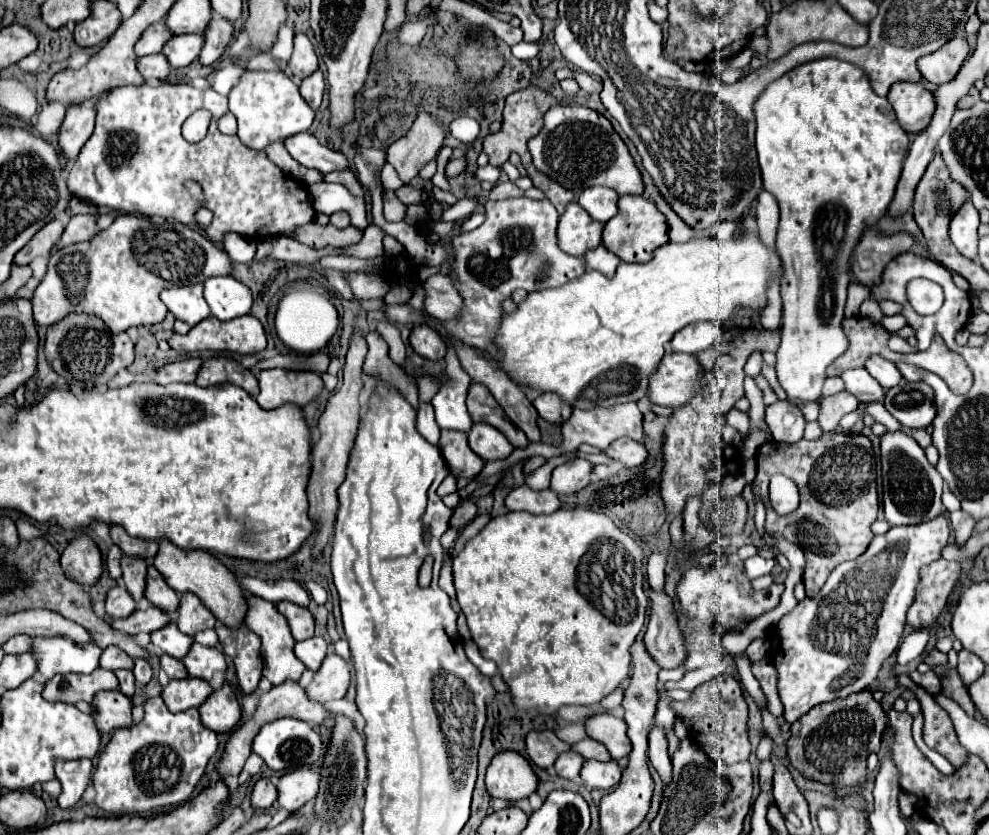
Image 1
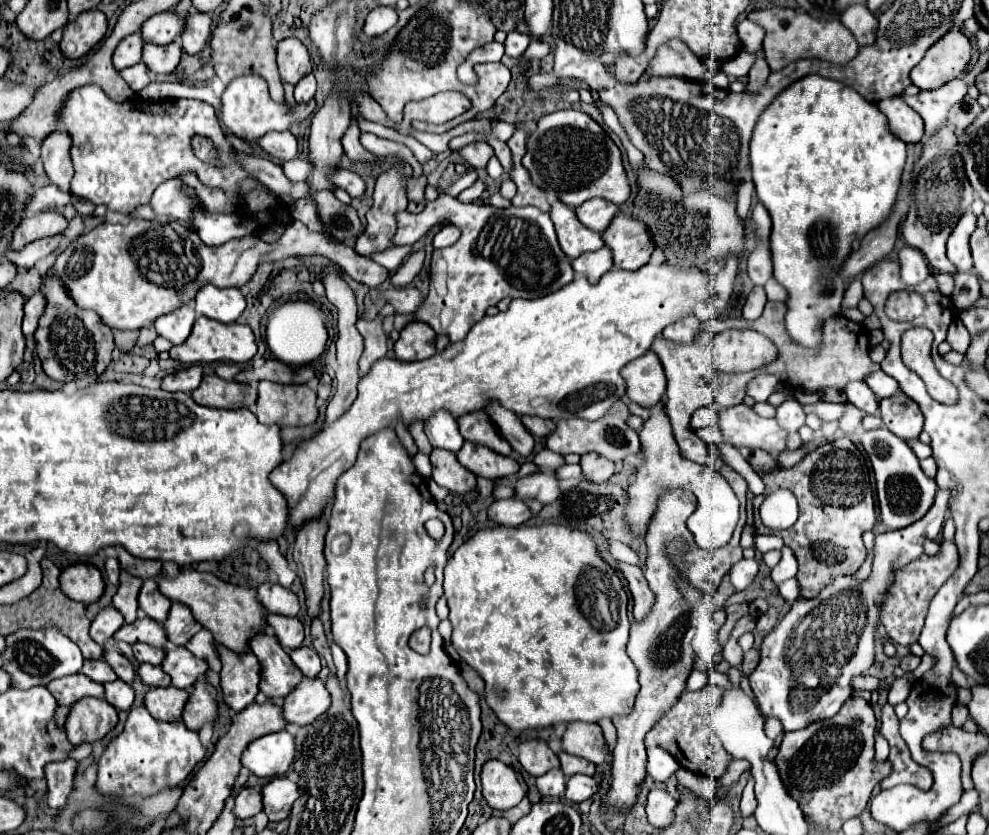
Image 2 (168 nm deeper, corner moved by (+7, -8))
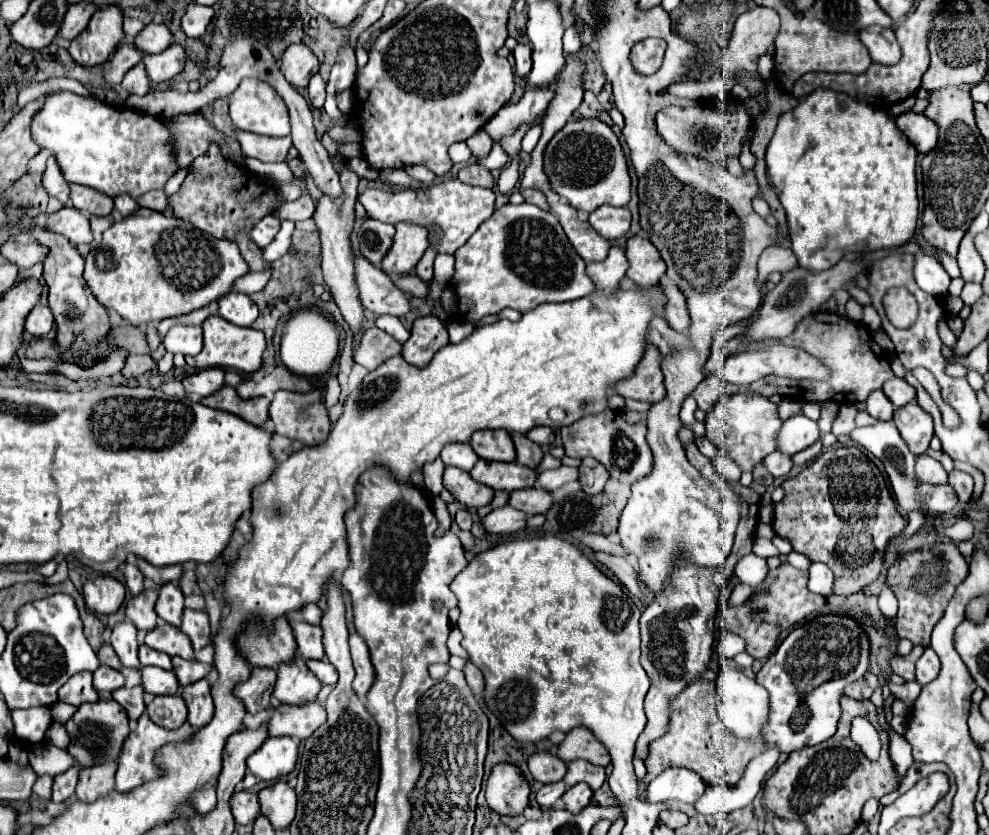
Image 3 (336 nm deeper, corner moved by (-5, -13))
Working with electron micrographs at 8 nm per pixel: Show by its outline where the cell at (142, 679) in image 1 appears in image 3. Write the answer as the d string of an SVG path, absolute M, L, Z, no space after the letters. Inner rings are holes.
M104 644L104 646L100 648L98 658L100 658L106 666L110 666L110 668L114 668L114 670L122 670L122 668L124 668L124 666L122 666L122 662L118 660L118 656L116 656L116 652L112 650L112 646L110 646L110 644Z

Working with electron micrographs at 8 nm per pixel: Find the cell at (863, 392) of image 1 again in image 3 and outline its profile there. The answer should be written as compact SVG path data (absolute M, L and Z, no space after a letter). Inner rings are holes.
M874 390L866 398L866 412L876 420L892 420L894 406L890 404L890 400L884 396L882 390Z

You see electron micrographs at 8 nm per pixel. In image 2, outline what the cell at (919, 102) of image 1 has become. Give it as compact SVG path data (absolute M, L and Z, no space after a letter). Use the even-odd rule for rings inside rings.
M900 97L882 99L878 103L880 111L888 117L888 125L896 137L900 137L904 143L918 143L924 135L924 123L922 117L904 103Z

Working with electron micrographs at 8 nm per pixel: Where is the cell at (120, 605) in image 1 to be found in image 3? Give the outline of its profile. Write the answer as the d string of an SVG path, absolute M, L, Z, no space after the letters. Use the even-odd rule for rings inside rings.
M128 620L118 622L110 634L110 646L116 650L118 658L126 668L140 668L138 662L138 640L136 628Z

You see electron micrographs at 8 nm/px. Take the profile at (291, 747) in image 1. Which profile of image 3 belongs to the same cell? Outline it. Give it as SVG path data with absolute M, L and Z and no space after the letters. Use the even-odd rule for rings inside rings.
M268 738L262 748L258 748L248 758L248 770L258 780L278 780L288 776L298 762L298 740L294 738Z

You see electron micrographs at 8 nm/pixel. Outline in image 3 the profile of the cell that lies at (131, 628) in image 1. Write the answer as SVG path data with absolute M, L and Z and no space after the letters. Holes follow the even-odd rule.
M160 624L154 630L146 632L144 644L148 648L154 648L158 652L164 652L168 656L180 656L180 658L194 658L192 644L186 634L182 634L178 628L170 624Z

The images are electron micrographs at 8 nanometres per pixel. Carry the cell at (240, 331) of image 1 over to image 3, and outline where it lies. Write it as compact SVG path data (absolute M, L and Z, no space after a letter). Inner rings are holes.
M210 316L204 320L202 324L204 328L204 348L198 356L186 358L188 366L204 370L204 368L234 368L234 370L242 370L242 372L256 372L262 364L262 354L266 350L266 340L264 340L264 332L254 330L254 328L240 328L234 326L230 322L226 322L220 316Z

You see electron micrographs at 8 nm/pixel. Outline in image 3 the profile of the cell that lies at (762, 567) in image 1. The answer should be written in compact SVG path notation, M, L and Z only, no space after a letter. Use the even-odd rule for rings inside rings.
M746 554L738 560L734 574L742 584L748 584L750 588L756 588L768 576L768 564L766 564L764 558L760 558L756 554Z

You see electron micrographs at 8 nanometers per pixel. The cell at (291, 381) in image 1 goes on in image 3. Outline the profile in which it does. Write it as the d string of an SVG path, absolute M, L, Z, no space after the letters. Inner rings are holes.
M278 390L270 402L270 418L276 434L302 440L308 446L322 444L330 432L328 412L318 390L306 394Z

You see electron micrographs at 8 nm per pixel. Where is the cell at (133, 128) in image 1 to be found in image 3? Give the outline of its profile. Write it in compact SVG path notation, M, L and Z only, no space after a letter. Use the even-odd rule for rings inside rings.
M56 92L44 98L44 106L32 122L32 138L40 148L50 150L56 156L60 170L68 182L94 188L110 198L128 194L136 200L150 190L164 190L164 184L178 170L174 136L168 132L162 118L132 108L116 108L100 102L98 98L84 98L72 92Z

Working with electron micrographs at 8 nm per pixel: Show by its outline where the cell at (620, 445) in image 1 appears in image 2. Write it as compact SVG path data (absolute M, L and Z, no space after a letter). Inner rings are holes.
M586 453L580 457L580 467L582 467L582 475L586 481L590 483L604 483L612 477L614 473L614 463L610 463L608 459L602 459L600 455L594 453Z

